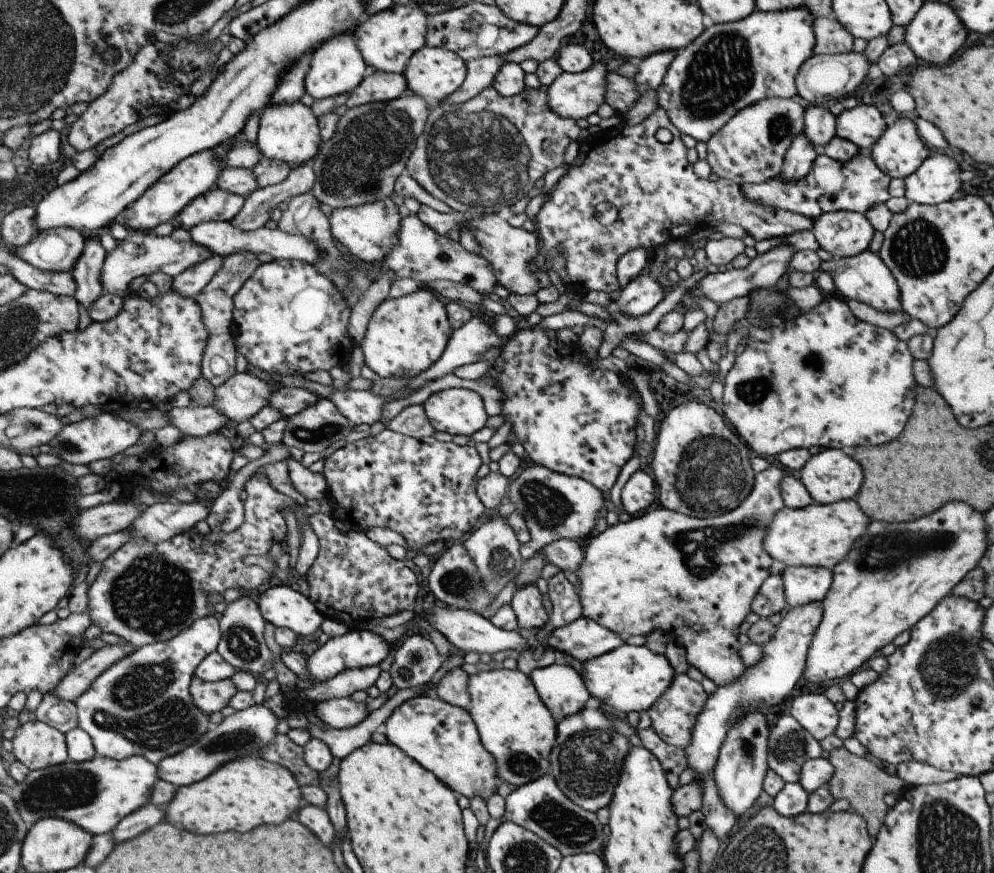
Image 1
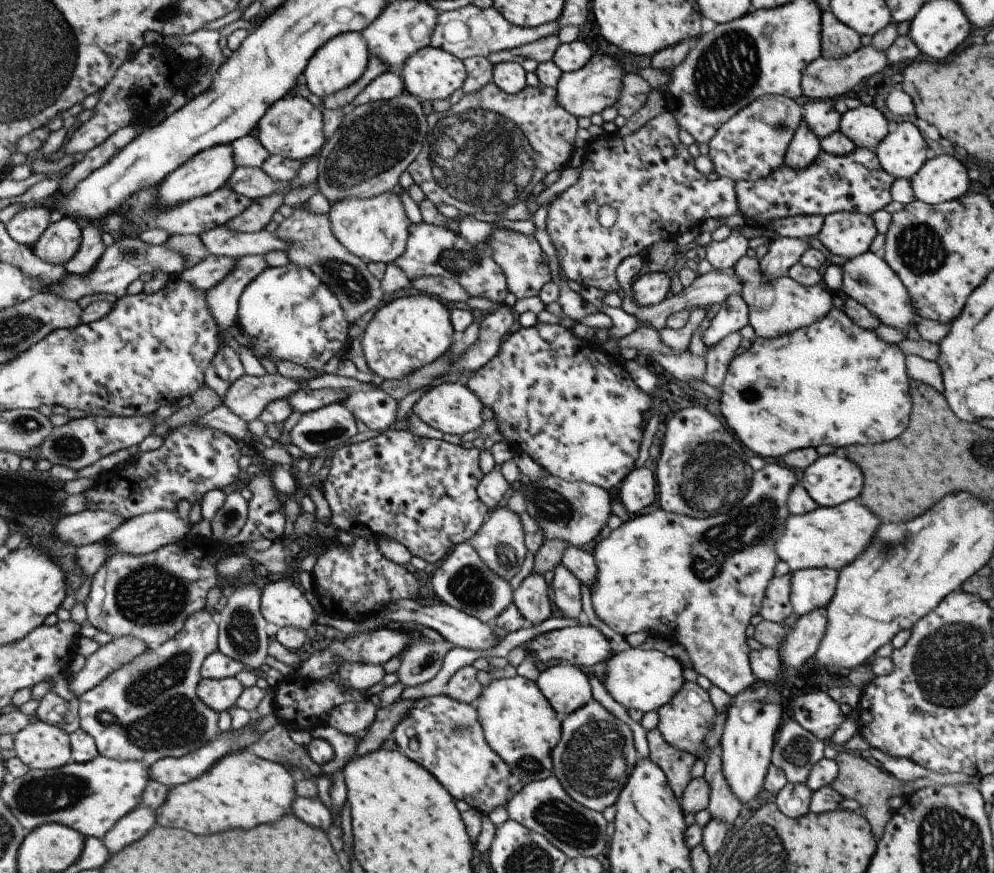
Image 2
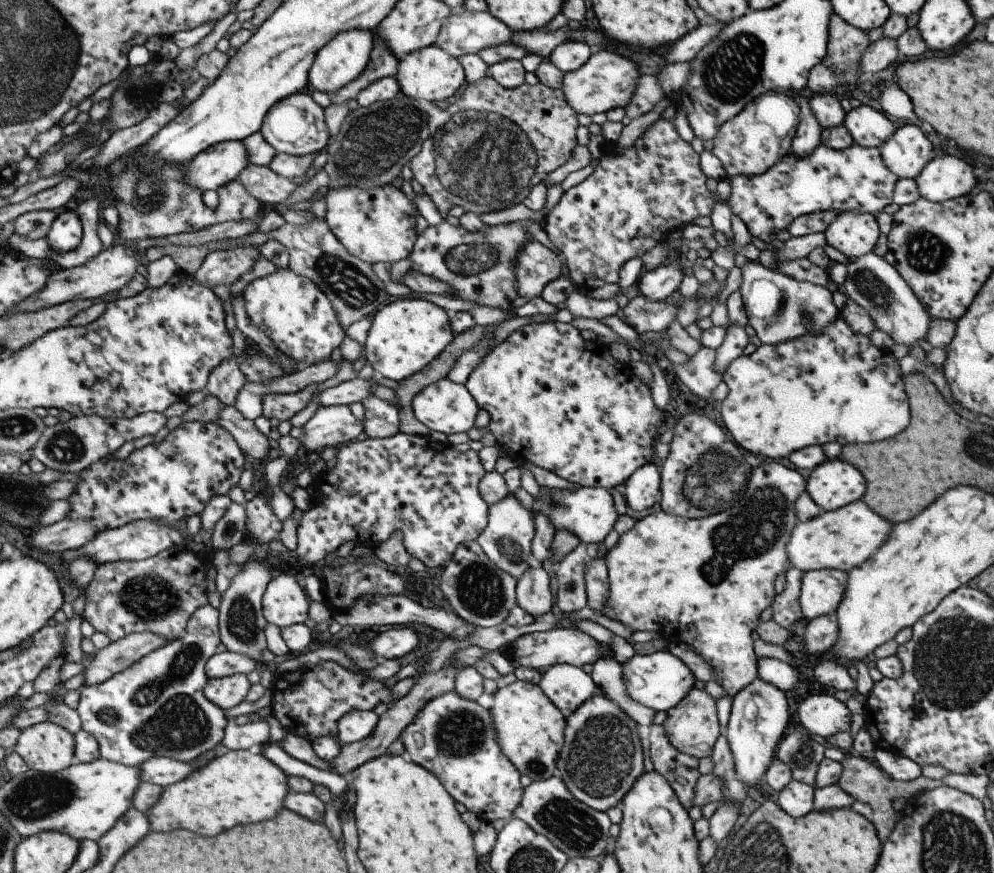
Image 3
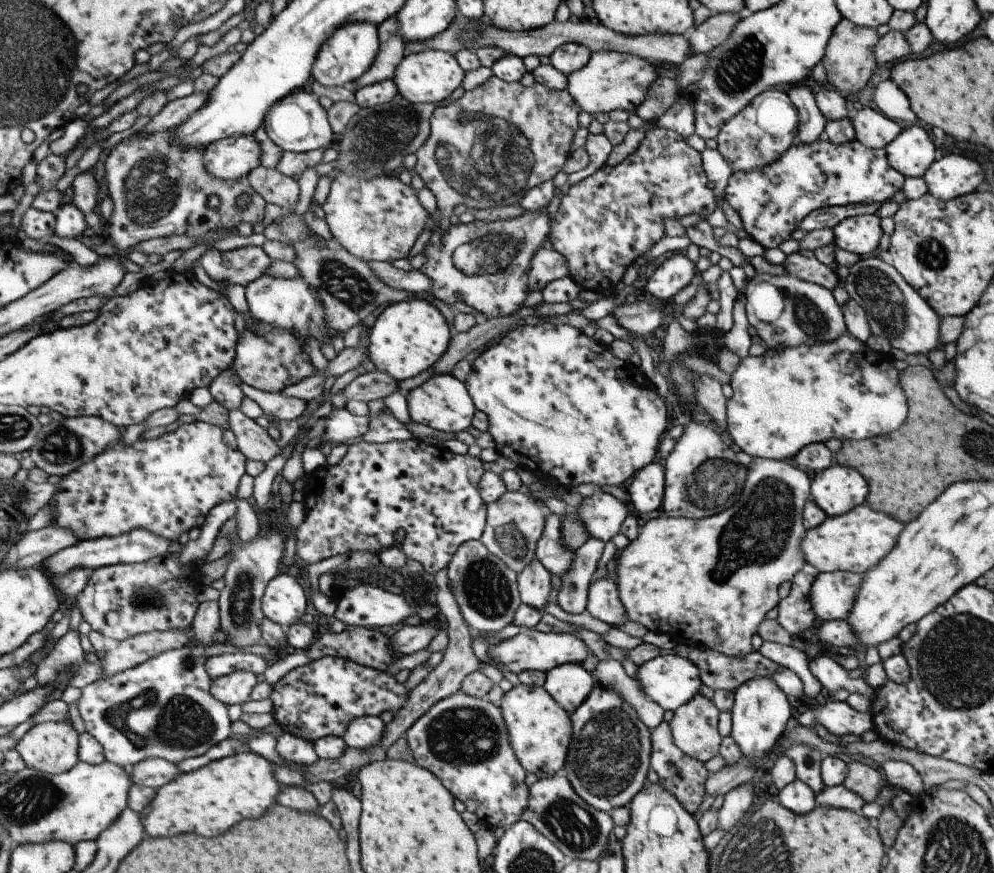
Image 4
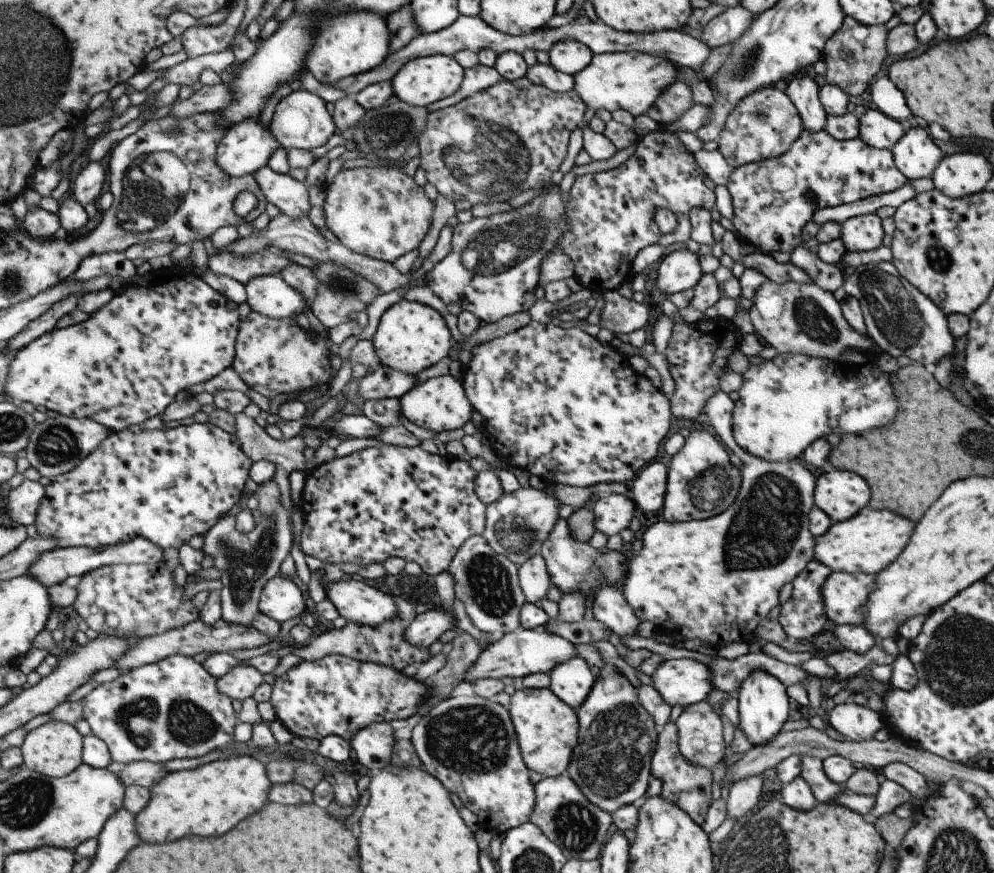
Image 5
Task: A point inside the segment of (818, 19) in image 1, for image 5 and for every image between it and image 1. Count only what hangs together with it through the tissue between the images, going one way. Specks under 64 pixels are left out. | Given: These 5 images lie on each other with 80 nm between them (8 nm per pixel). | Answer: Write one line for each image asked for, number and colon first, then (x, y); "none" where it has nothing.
2: (837, 40)
3: (845, 44)
4: (848, 61)
5: (853, 53)

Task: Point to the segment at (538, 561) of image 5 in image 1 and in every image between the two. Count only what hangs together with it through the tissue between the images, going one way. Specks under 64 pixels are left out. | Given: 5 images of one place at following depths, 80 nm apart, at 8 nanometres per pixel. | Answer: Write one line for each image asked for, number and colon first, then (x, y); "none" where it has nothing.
1: (526, 604)
2: (530, 598)
3: (533, 591)
4: (533, 583)

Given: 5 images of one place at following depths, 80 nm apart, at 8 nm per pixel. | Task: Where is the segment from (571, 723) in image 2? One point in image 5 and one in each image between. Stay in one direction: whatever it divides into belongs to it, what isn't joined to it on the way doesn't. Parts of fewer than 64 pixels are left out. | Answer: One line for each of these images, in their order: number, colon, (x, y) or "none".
3: (600, 757)
4: (607, 759)
5: (610, 765)

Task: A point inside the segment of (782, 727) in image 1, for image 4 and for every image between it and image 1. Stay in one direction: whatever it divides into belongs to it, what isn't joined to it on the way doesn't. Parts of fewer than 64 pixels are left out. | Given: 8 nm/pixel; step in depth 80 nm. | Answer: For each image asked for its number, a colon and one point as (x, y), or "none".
2: (795, 750)
3: (802, 753)
4: (806, 760)

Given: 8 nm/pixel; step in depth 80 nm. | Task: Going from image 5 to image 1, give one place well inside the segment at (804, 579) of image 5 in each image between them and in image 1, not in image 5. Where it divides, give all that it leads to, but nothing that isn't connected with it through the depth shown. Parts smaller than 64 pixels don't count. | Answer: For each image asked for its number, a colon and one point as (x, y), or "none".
1: (769, 599)
2: (775, 606)
3: (785, 610)
4: (794, 614)

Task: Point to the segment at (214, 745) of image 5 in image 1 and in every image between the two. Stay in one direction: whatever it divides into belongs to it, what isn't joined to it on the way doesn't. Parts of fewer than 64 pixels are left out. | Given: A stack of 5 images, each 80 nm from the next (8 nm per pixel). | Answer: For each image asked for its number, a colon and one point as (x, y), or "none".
1: (142, 705)
2: (150, 709)
3: (157, 708)
4: (163, 708)

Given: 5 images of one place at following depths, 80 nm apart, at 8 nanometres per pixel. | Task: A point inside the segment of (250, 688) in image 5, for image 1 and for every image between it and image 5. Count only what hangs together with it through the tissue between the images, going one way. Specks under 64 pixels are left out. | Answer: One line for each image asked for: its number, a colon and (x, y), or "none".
1: (210, 697)
2: (221, 694)
3: (226, 692)
4: (235, 688)

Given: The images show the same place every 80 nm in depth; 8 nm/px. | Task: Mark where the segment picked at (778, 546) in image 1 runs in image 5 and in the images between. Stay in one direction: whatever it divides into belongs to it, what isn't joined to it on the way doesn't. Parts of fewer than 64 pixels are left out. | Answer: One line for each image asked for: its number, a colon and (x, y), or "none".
2: (828, 537)
3: (841, 539)
4: (855, 541)
5: (869, 541)

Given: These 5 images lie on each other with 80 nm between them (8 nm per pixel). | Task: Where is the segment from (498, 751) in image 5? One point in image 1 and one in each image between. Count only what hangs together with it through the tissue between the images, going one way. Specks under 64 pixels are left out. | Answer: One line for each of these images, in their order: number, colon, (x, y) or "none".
1: (441, 738)
2: (443, 736)
3: (450, 737)
4: (461, 740)

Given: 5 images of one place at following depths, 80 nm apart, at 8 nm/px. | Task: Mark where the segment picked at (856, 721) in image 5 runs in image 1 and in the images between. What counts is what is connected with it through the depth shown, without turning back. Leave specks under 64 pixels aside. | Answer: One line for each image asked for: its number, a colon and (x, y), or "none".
1: (814, 713)
2: (815, 712)
3: (822, 715)
4: (838, 718)

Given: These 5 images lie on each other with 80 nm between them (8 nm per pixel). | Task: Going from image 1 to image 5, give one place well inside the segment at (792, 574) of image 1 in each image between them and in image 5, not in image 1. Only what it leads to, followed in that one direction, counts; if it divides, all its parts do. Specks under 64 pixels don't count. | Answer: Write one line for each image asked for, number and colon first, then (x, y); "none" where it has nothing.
2: (810, 589)
3: (821, 590)
4: (831, 595)
5: (844, 595)

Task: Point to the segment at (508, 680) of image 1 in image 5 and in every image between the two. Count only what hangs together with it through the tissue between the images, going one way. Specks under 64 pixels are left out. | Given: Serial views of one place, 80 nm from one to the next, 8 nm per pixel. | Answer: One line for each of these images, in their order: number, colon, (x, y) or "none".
2: (518, 724)
3: (529, 730)
4: (538, 729)
5: (545, 729)

